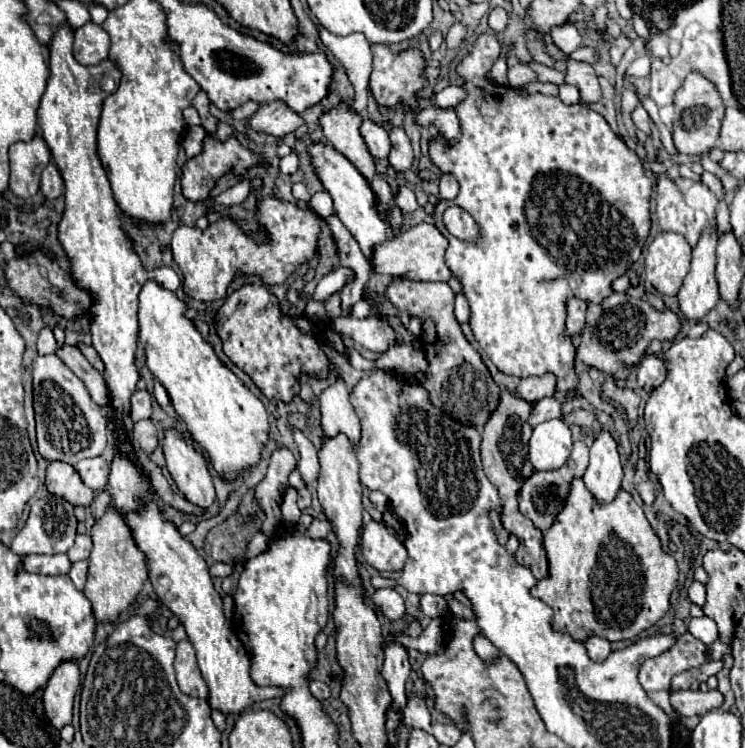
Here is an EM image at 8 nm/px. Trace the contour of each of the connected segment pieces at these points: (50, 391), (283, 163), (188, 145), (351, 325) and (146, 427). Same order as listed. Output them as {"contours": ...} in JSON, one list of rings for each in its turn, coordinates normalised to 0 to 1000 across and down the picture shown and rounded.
{"contours":[[[[56,475],[43,485],[46,499],[46,549],[51,603],[62,616],[89,616],[102,622],[110,614],[132,611],[145,592],[142,557],[123,536],[115,515],[86,488],[78,475]]],[[[395,202],[376,213],[376,229],[379,231],[395,231],[397,226],[400,226],[400,207]]],[[[252,170],[250,172],[250,180],[244,186],[244,197],[247,197],[252,210],[263,210],[263,207],[271,205],[274,183],[277,183],[277,172],[274,170]]],[[[497,418],[491,426],[451,424],[448,443],[454,448],[472,451],[497,469],[518,469],[526,459],[532,459],[532,445],[505,418]]],[[[191,560],[177,568],[177,587],[193,606],[204,606],[212,598],[212,579],[201,560]]]]}

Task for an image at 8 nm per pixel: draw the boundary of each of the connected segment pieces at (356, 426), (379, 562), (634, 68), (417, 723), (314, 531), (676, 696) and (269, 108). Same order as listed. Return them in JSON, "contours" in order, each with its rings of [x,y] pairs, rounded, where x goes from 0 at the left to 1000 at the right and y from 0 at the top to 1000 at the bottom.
{"contours":[[[[459,504],[438,517],[430,528],[430,549],[432,549],[432,576],[446,584],[451,579],[464,579],[470,590],[481,592],[483,587],[483,563],[470,539],[467,520]]],[[[497,697],[483,718],[486,742],[494,755],[507,763],[540,763],[548,747],[542,726],[521,710],[518,702]]],[[[867,76],[854,79],[854,82],[840,92],[840,100],[846,100],[846,103],[864,103],[864,100],[872,98],[872,84],[875,84],[875,82],[870,82]]],[[[553,929],[548,934],[548,943],[542,948],[542,967],[545,972],[553,972],[553,975],[569,975],[569,977],[577,975],[577,953],[572,948],[569,932]]],[[[427,691],[427,694],[421,694],[419,702],[413,705],[413,715],[432,721],[432,718],[438,718],[438,715],[443,713],[443,707],[448,707],[446,697],[443,697],[440,691]]],[[[899,924],[899,940],[902,945],[918,956],[918,959],[932,959],[932,956],[945,956],[956,948],[964,948],[969,943],[969,929],[966,924]]],[[[365,135],[352,140],[336,159],[336,170],[344,178],[360,178],[368,183],[381,183],[397,175],[408,162],[400,151],[389,148],[379,135]]]]}

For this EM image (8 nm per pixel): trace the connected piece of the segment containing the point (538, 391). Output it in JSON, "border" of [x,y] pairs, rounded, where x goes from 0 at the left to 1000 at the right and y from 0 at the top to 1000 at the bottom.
{"border":[[[728,501],[728,504],[701,507],[690,525],[693,525],[693,531],[698,531],[709,539],[719,539],[728,531],[741,531],[744,520],[746,520],[746,507],[741,501]]]}

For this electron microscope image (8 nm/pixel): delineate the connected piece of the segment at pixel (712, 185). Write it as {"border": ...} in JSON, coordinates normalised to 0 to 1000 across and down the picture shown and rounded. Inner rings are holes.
{"border":[[[945,229],[942,231],[942,242],[946,247],[949,247],[954,255],[957,255],[964,265],[964,267],[970,267],[974,262],[974,255],[970,251],[968,242],[958,235],[957,233]]]}

